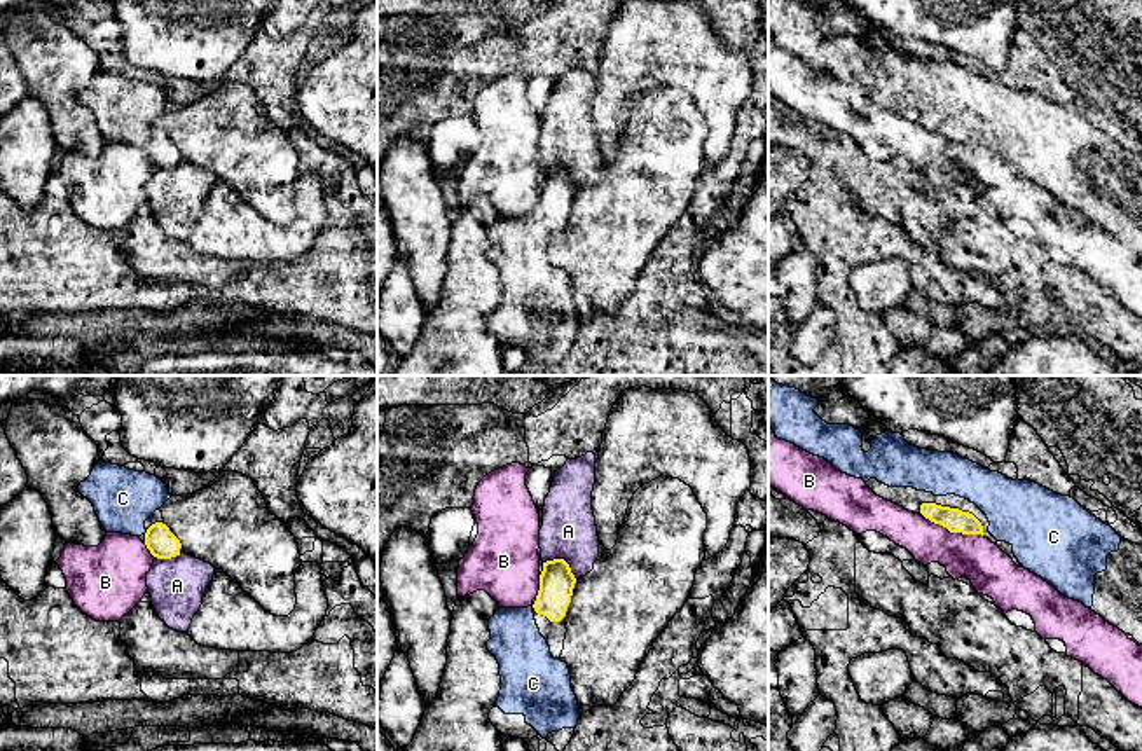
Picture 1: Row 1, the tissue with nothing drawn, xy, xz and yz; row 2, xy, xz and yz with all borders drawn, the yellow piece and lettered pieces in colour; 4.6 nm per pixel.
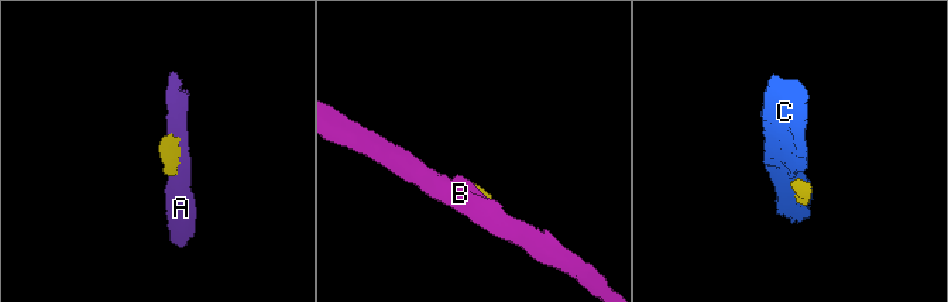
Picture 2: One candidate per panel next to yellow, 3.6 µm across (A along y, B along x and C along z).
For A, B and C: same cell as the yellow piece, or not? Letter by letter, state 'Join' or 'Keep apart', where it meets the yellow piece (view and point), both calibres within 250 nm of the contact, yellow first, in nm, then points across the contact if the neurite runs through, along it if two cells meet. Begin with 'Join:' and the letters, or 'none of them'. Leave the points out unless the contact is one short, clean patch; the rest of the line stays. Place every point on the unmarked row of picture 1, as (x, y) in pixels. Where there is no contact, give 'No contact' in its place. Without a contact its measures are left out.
Join: C
A: Keep apart. Touches yellow at xz (563, 168). Thickness 160 nm (yellow) against 240 nm. Boundary: xz (543, 170), (563, 168), (577, 187)
B: Keep apart. Touches yellow at yz (956, 140). Thickness 110 nm (yellow) against 200 nm. Boundary: yz (929, 128), (950, 140), (978, 142), (982, 145)
C: Join. Touches yellow at xy (147, 140). Thickness 140 nm (yellow) against 280 nm. Path across: xy (159, 149), (147, 140), (124, 119), (123, 107)

